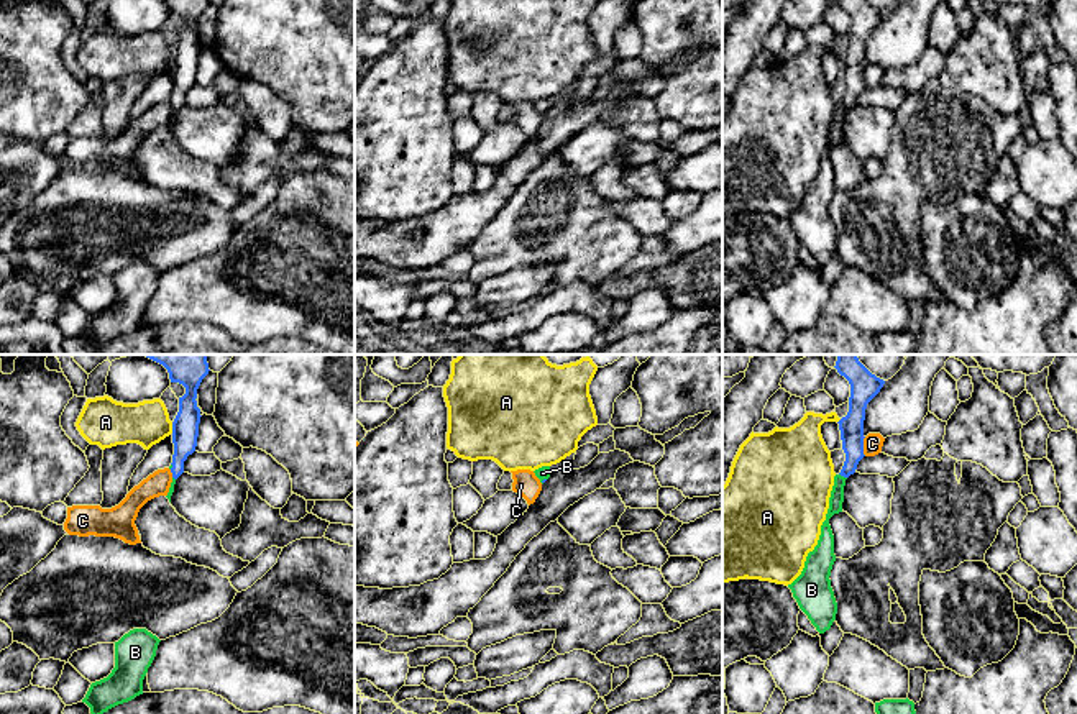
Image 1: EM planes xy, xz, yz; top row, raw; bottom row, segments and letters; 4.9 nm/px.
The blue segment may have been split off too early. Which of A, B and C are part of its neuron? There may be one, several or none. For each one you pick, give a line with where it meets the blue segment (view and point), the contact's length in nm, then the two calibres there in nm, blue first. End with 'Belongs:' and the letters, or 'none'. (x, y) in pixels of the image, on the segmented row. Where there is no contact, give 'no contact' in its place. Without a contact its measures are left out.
Belongs: none

